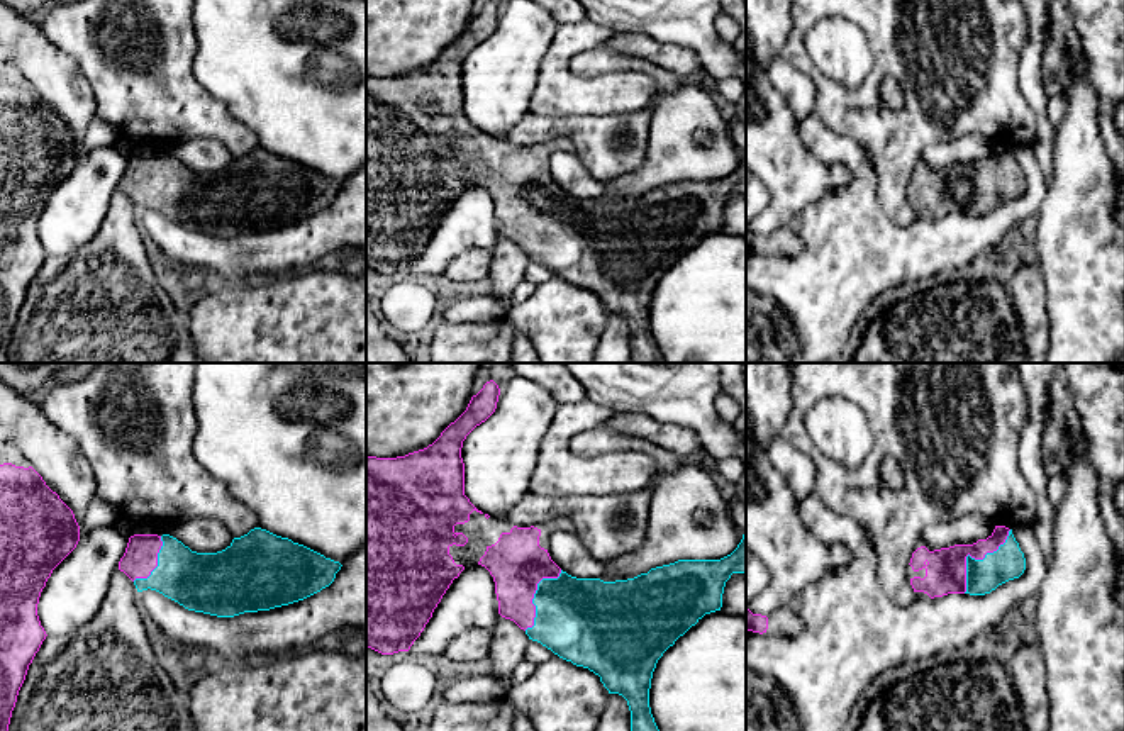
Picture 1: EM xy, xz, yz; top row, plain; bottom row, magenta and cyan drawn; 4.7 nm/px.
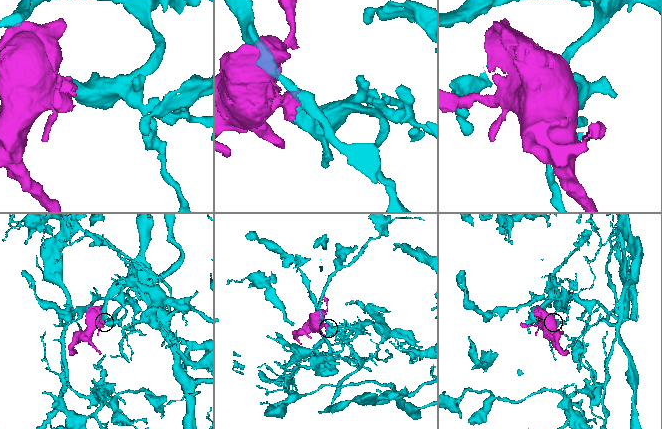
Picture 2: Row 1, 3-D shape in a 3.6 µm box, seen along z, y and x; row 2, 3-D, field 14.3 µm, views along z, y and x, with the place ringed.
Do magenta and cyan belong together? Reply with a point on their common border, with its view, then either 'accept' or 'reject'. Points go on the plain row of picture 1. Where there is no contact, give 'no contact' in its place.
meets magenta in yz at (973, 177); accept

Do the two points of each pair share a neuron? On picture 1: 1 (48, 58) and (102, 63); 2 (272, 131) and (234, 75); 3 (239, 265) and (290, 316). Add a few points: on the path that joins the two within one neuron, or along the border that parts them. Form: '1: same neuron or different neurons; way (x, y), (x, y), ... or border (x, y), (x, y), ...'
1: different neurons; border (46, 36), (78, 65), (95, 97)
2: same neuron; way (272, 117), (272, 112), (248, 89)
3: different neurons; border (244, 282), (233, 285)

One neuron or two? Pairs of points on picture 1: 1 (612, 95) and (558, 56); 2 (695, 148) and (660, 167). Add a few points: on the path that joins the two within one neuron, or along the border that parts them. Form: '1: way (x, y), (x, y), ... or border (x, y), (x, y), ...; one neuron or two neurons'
1: way (595, 95), (585, 95), (563, 73); one neuron
2: way (687, 148), (680, 148), (668, 160); one neuron

